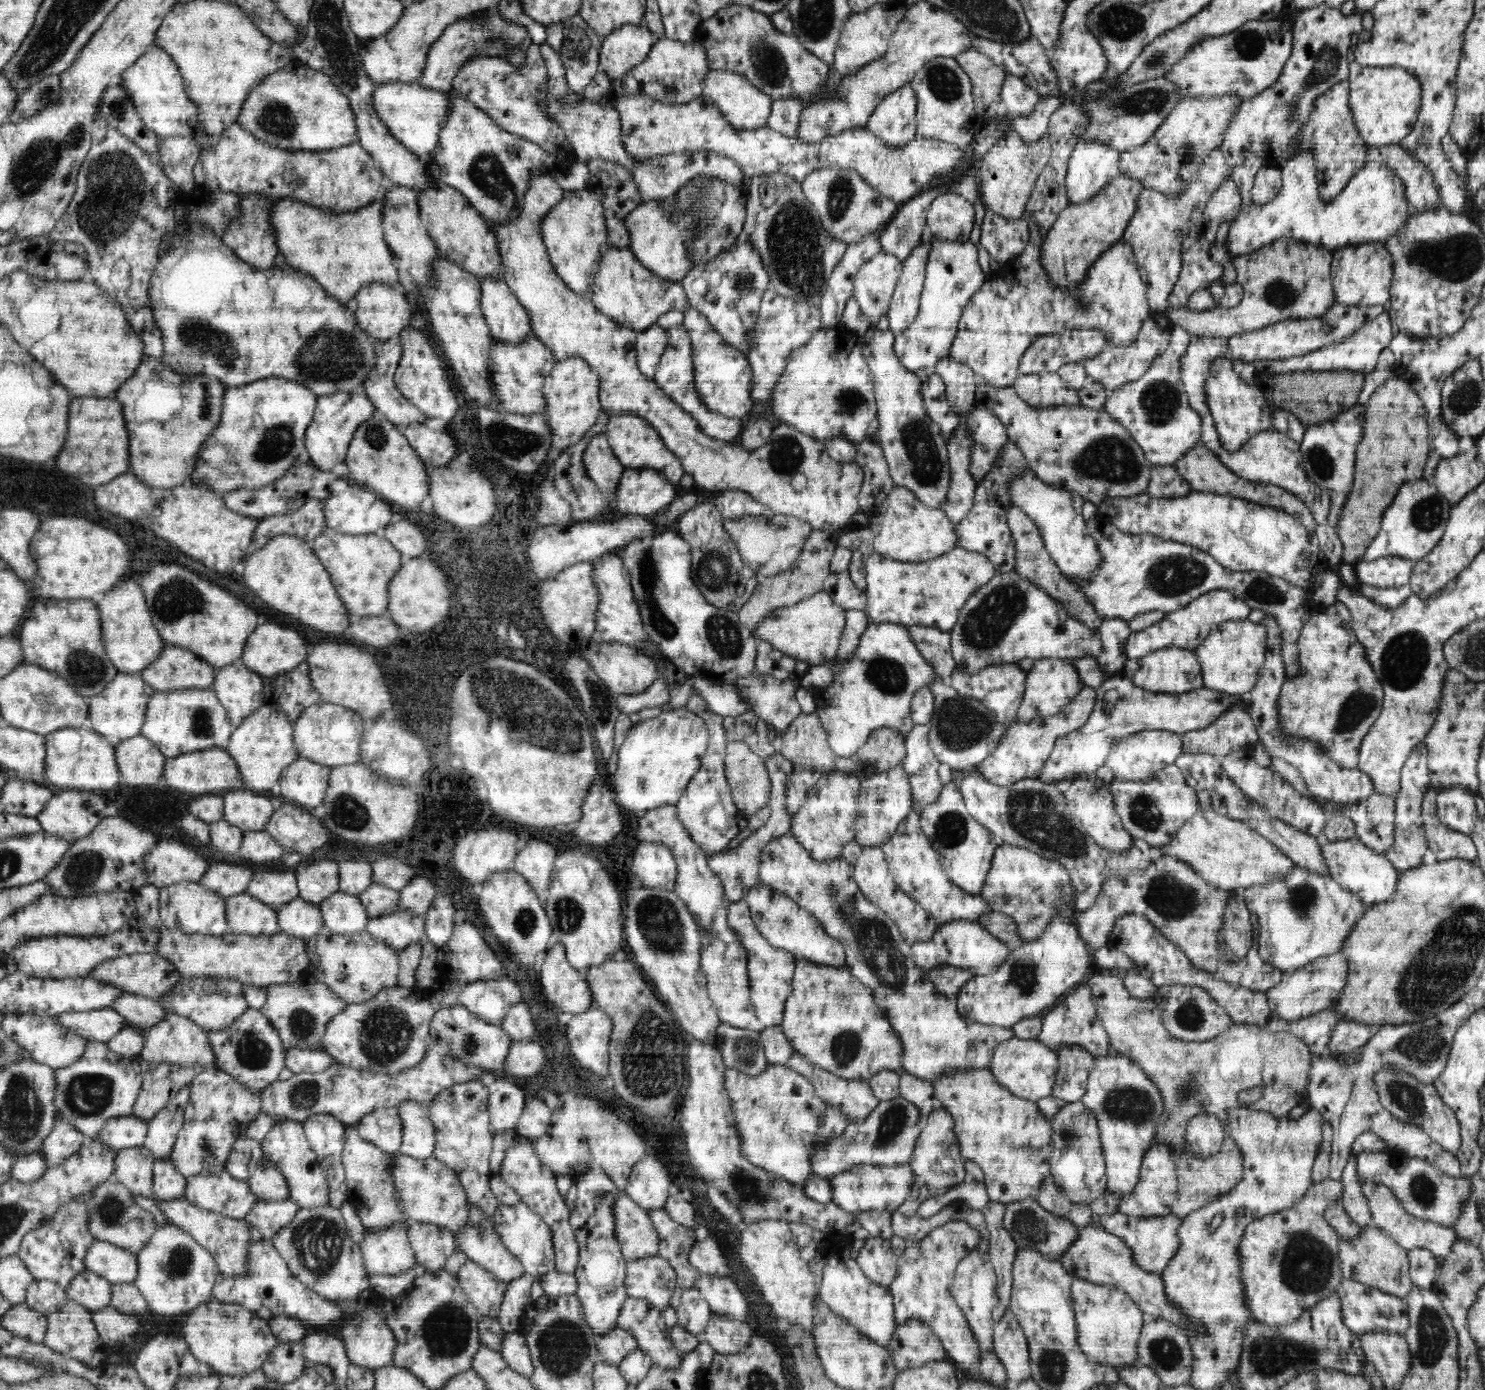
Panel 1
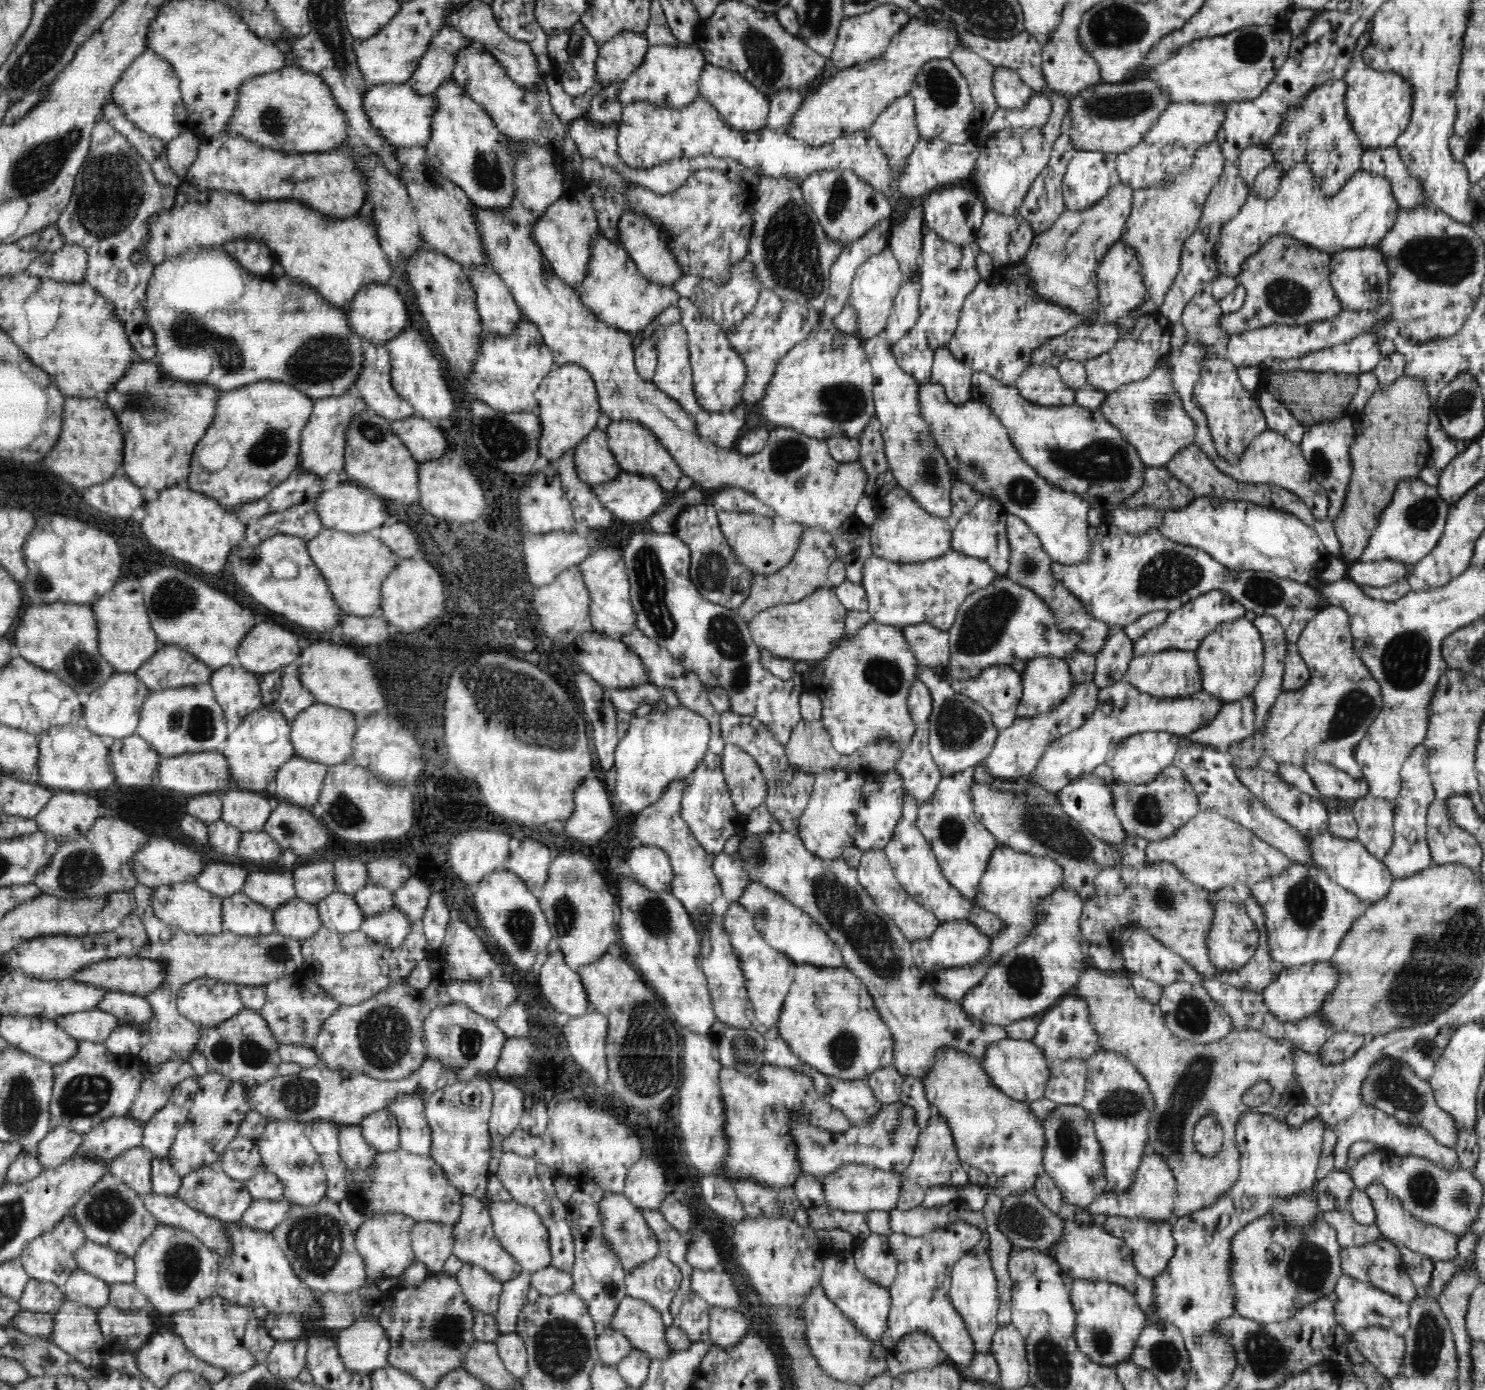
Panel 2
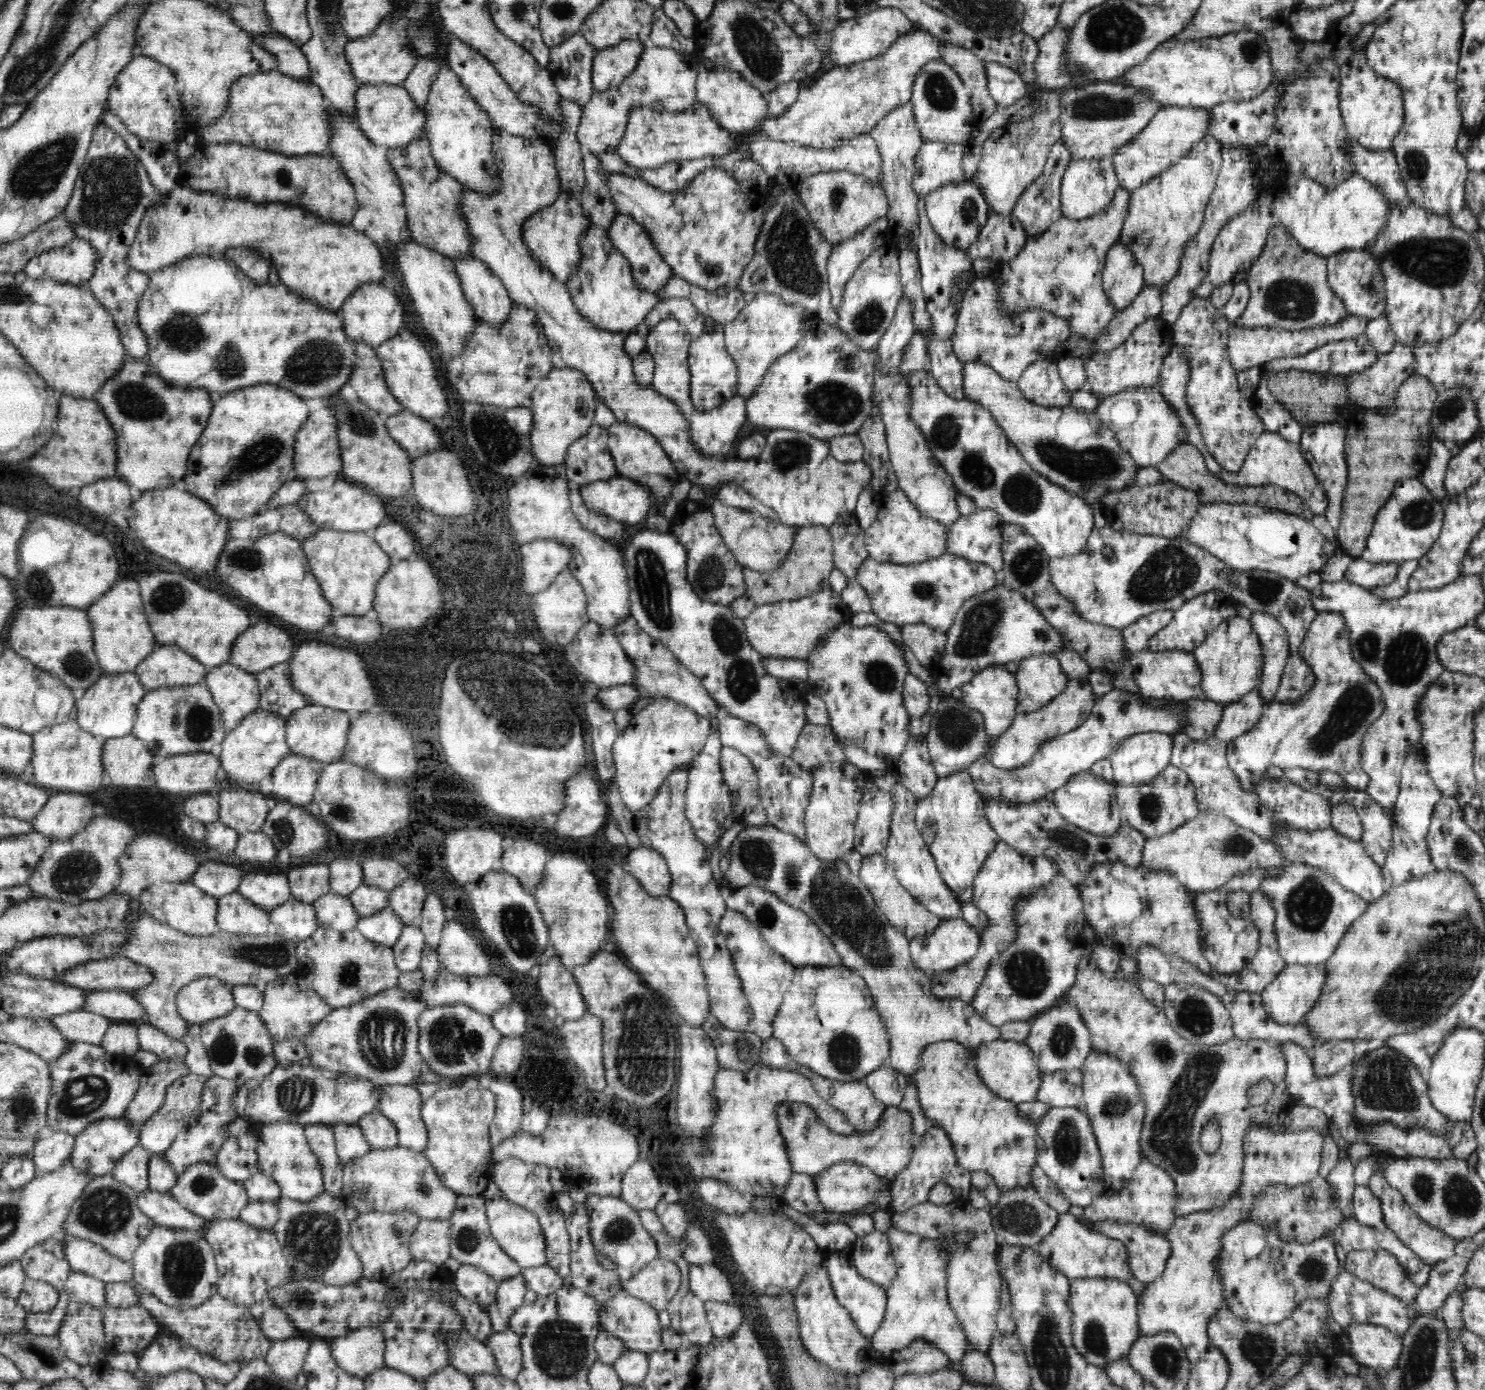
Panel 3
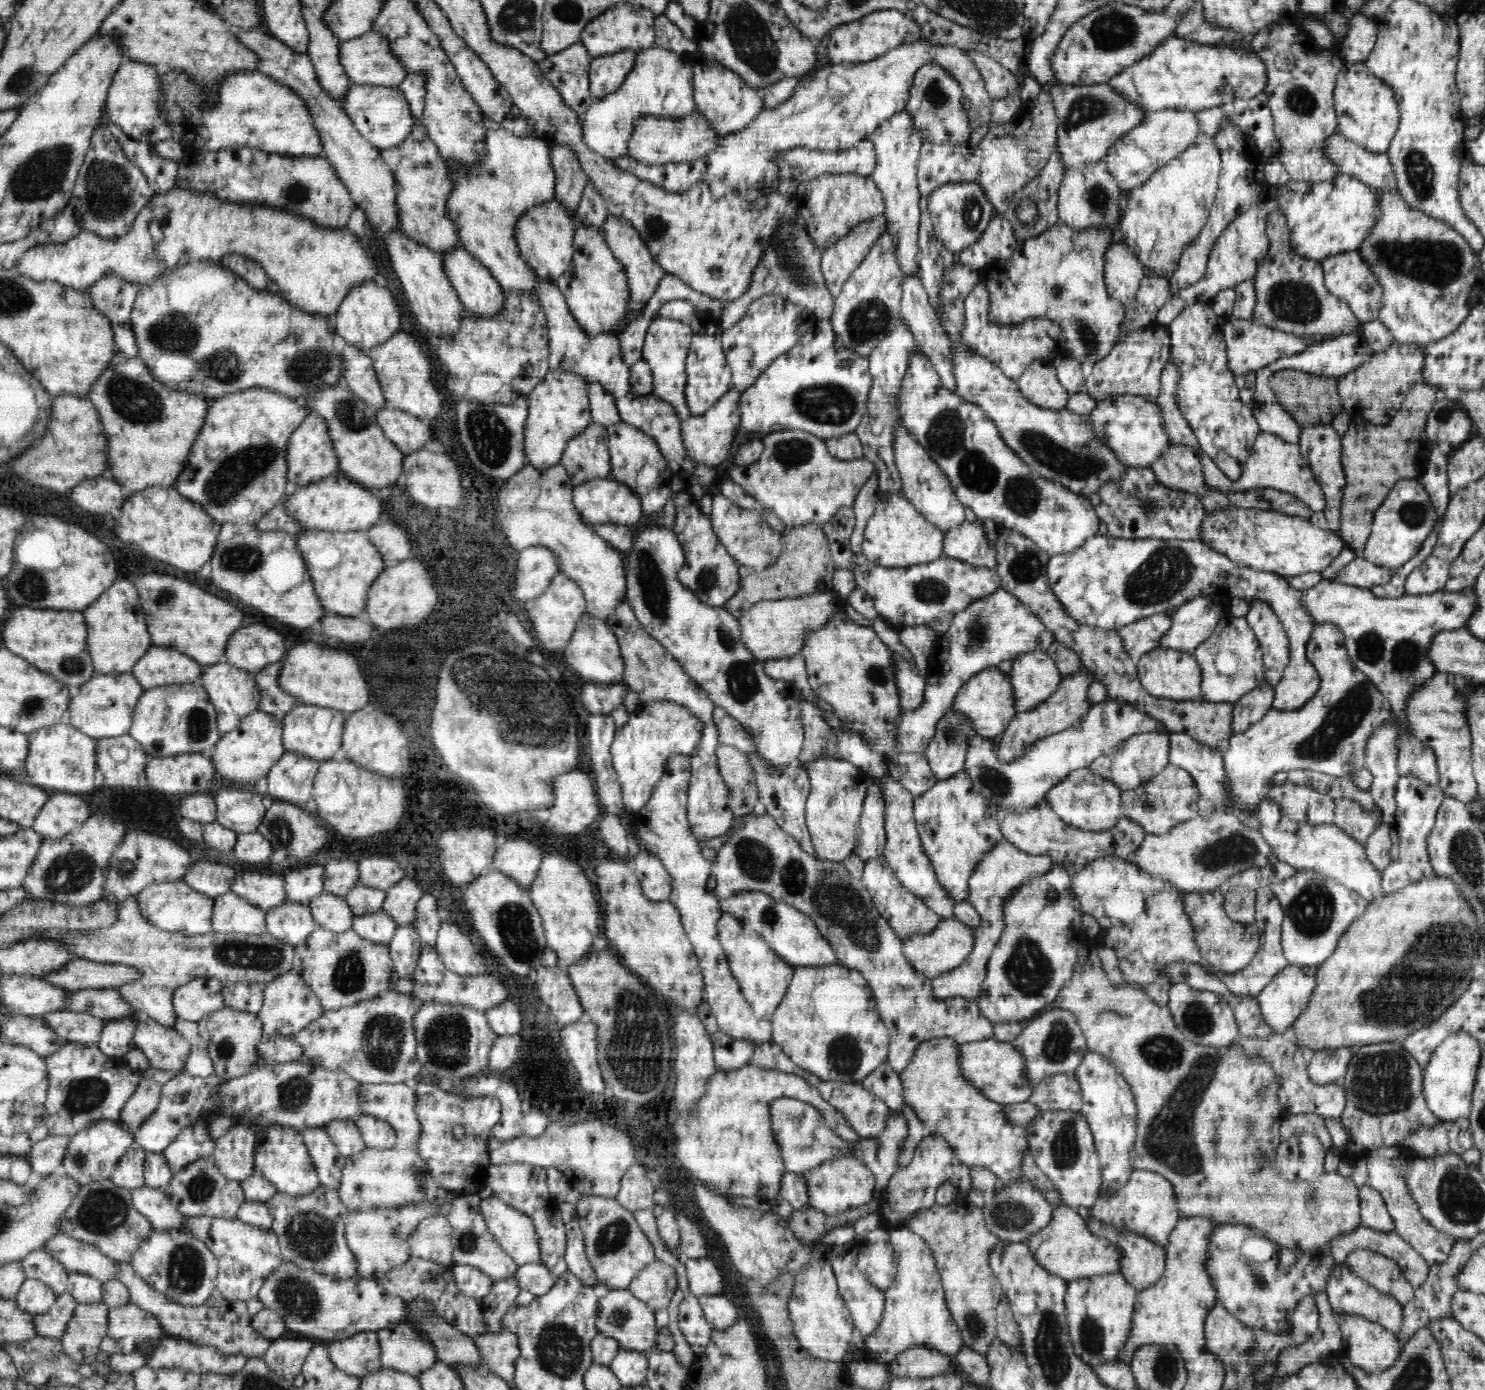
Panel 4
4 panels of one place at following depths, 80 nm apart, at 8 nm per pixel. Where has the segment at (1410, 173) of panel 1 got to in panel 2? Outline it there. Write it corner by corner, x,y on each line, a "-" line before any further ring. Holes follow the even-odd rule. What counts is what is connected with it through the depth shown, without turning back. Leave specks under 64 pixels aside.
1396,146
1366,148
1362,155
1362,169
1385,176
1391,182
1394,196
1402,209
1428,207
1427,194
1425,193
1427,190
1423,187
1423,182
1415,174
1408,172

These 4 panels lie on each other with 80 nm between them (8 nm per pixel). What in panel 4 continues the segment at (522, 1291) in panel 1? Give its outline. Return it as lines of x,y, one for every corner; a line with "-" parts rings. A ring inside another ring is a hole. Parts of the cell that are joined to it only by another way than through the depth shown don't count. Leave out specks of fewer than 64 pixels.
515,1276
494,1283
492,1292
480,1301
486,1332
495,1333
504,1330
503,1318
512,1307
517,1306
517,1298
521,1291

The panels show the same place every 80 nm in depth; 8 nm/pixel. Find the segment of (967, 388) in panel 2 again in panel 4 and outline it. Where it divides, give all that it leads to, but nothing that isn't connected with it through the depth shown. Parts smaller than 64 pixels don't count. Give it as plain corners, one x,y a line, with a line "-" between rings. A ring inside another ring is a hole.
909,273
903,276
902,282
902,301
900,308
900,318
906,323
906,327
912,331
916,346
921,348
921,352
924,353
928,360
932,363
932,367
938,373
940,381
942,381
942,387
951,390
953,394
958,394
955,376
954,376
954,355
953,348
951,347
952,341
943,330
940,322
940,318
936,316
932,306
929,302
928,294
922,285
919,273

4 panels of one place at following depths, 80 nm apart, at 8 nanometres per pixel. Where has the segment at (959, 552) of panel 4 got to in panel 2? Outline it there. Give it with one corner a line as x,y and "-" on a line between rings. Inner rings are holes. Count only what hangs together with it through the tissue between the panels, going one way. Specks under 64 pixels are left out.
979,494
976,506
960,520
953,522
952,549
968,556
982,558
999,575
1006,575
1010,566
1010,541
1007,534
1007,510
992,496

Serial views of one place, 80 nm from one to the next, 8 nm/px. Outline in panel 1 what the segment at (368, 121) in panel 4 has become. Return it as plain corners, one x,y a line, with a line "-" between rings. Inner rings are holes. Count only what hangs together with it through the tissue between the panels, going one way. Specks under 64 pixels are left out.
419,81
378,84
373,105
382,122
410,152
429,159
439,143
439,134
451,111
451,95
422,86

